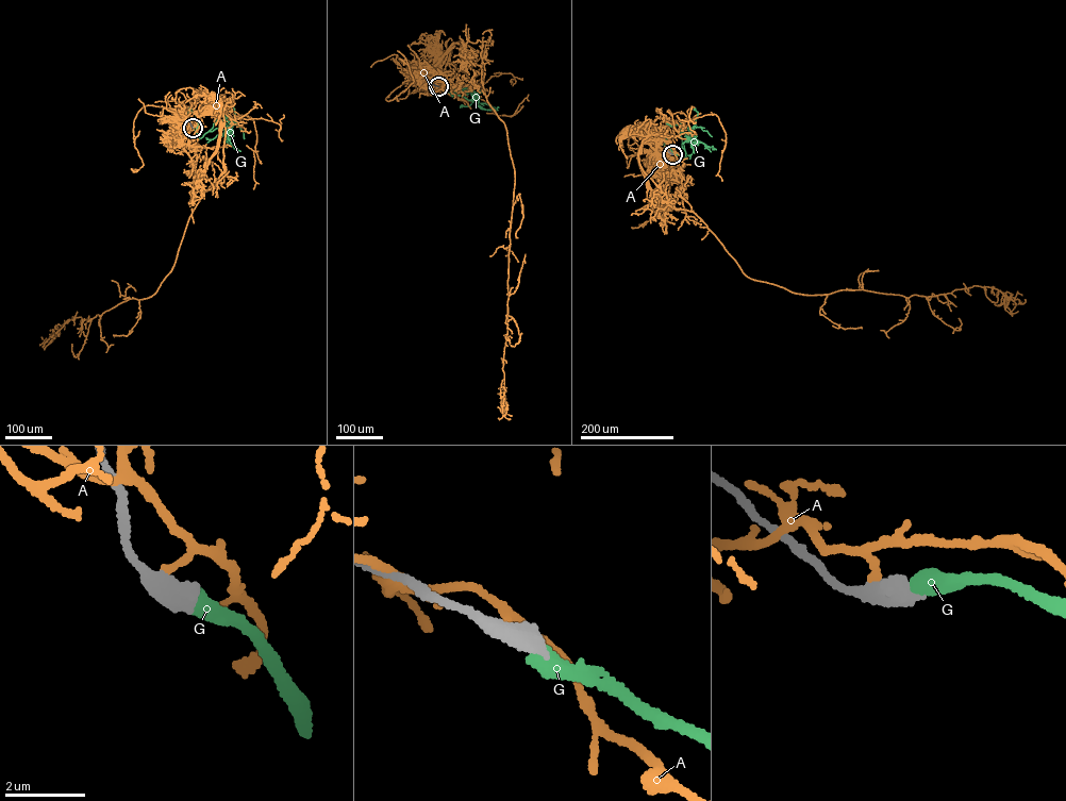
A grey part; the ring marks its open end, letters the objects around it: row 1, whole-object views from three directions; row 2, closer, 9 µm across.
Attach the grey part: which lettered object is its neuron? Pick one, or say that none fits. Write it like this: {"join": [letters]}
{"join": []}

